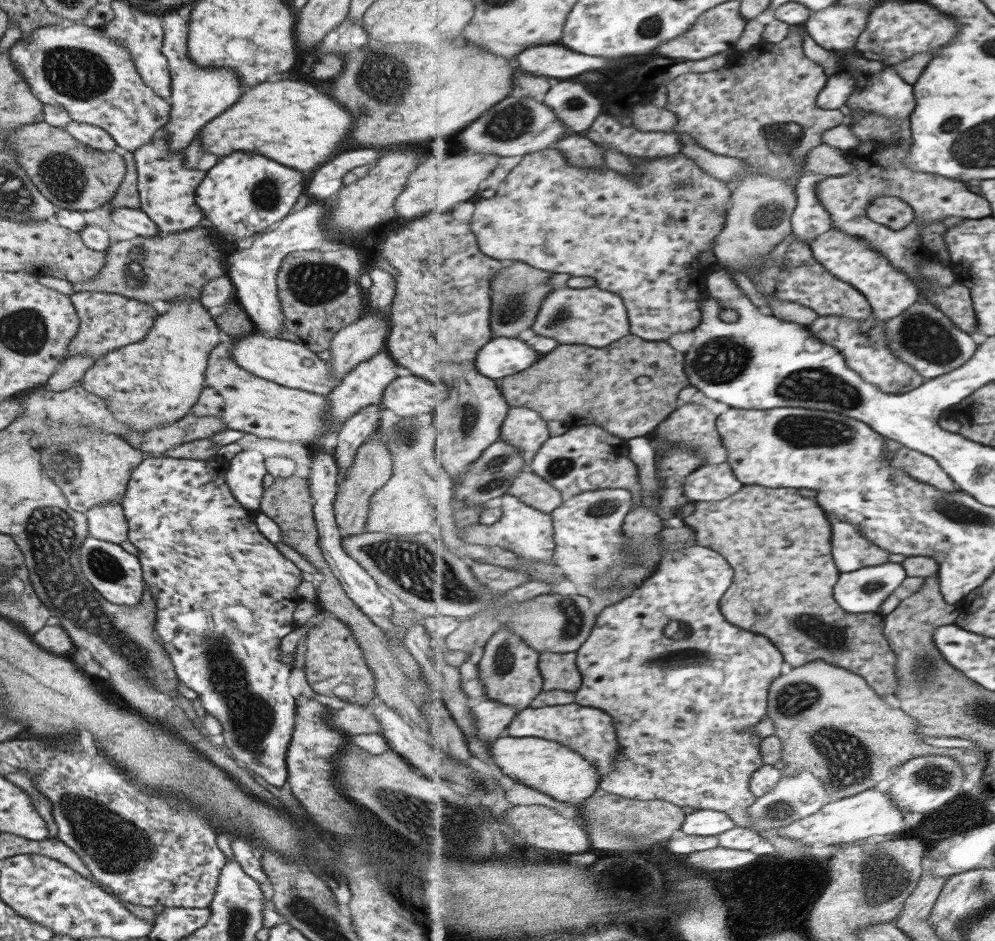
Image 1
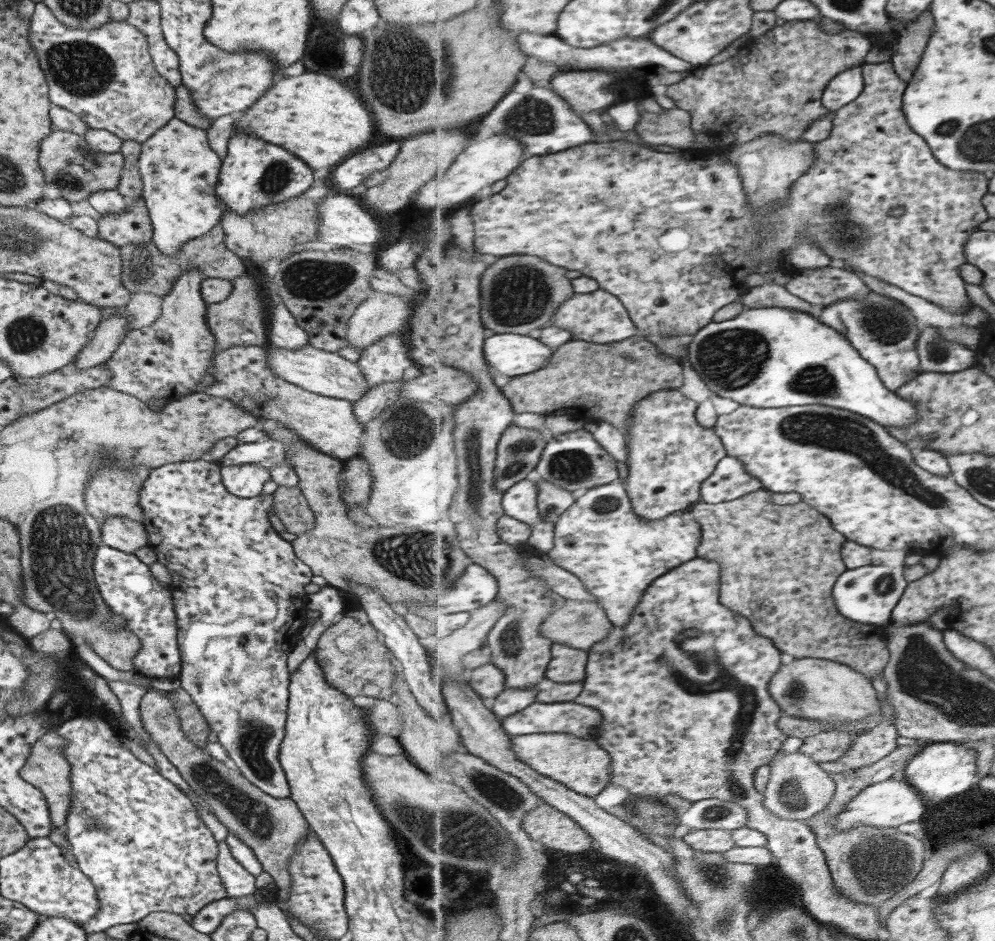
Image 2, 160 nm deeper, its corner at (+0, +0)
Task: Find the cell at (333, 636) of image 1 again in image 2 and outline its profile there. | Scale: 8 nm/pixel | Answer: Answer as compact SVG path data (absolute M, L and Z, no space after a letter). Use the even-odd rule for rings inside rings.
M343 616L322 632L313 656L323 672L325 682L341 694L349 698L364 696L376 700L392 696L391 682L398 665L369 622L361 624L356 618Z

